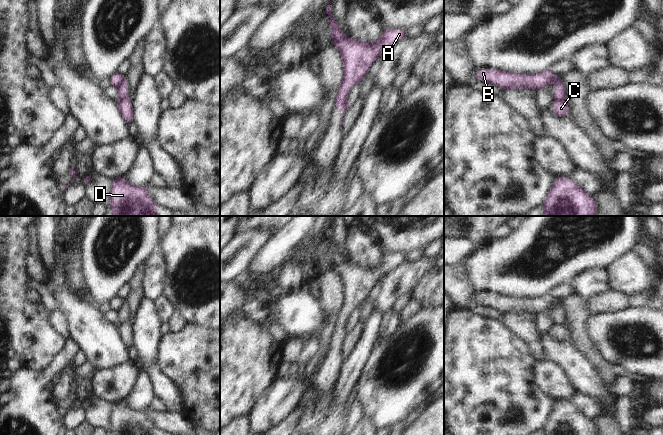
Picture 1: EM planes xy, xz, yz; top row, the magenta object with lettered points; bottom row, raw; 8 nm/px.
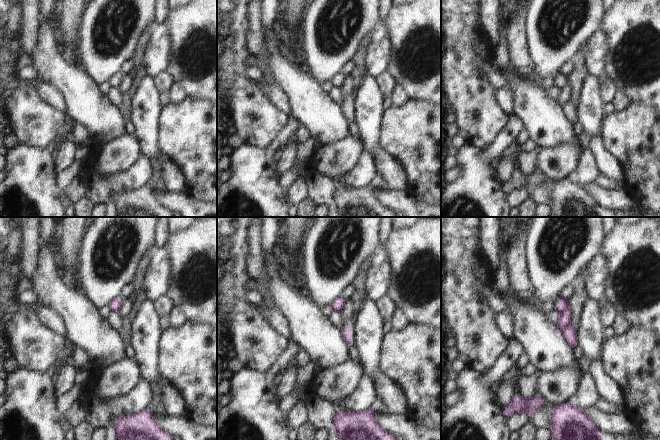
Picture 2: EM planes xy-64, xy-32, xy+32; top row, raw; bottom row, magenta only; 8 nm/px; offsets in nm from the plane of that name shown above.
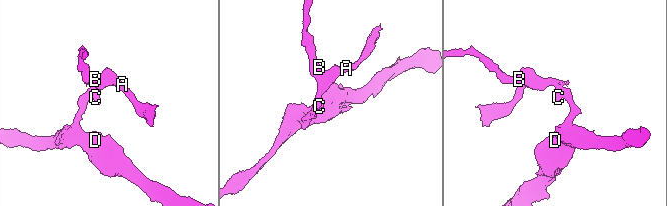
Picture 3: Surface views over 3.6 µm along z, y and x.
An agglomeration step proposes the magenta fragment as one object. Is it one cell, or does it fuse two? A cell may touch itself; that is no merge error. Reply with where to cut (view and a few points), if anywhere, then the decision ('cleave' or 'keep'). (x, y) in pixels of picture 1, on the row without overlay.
cut xy (124, 301), (117, 311); cleave

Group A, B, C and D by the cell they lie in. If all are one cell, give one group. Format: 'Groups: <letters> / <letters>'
Groups: A B / C D

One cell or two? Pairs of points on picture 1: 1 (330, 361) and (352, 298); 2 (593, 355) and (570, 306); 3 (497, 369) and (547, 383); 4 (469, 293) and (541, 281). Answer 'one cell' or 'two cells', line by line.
1: one cell
2: one cell
3: two cells
4: two cells

